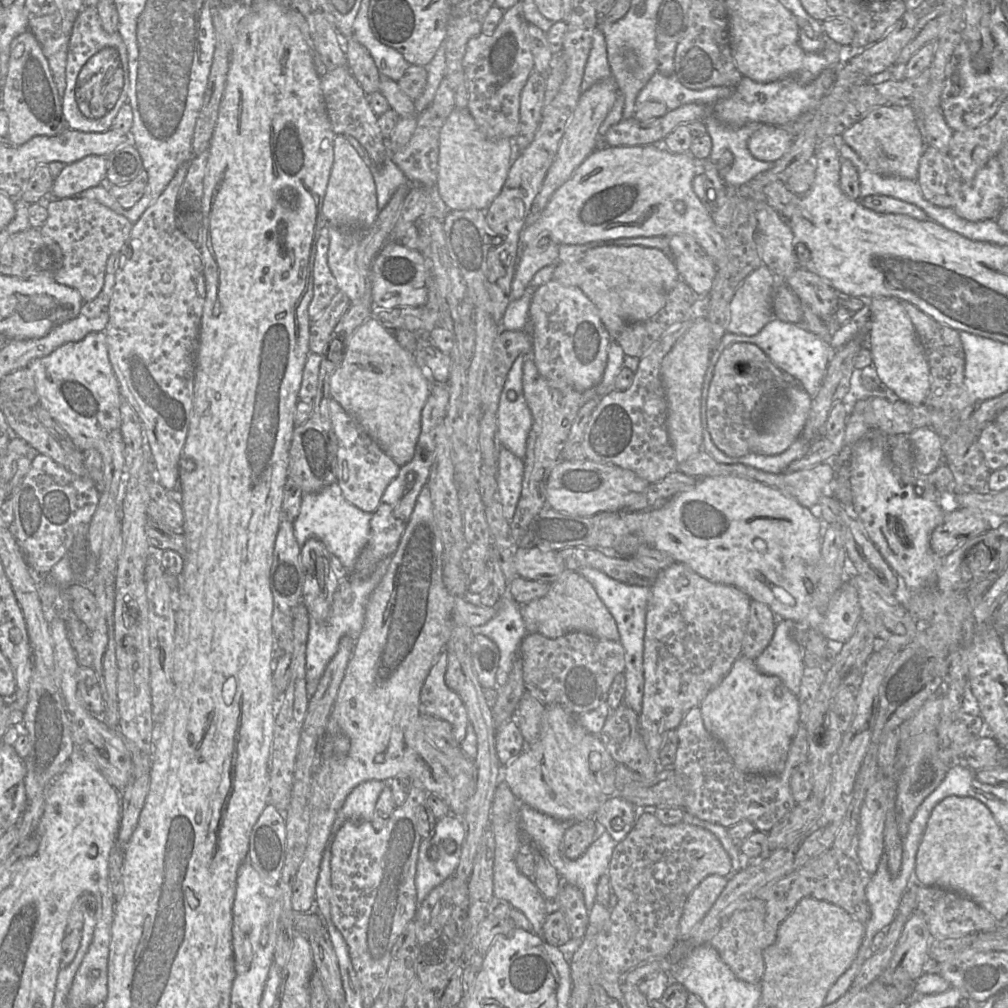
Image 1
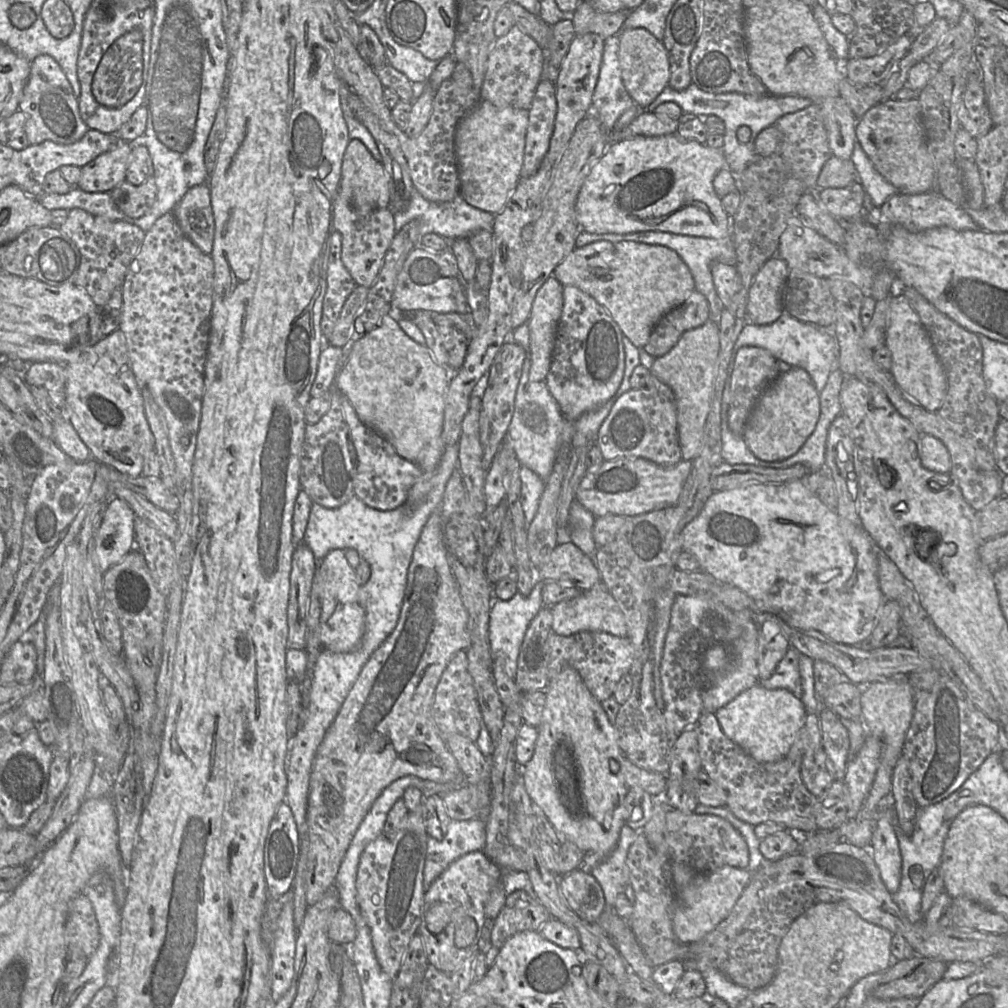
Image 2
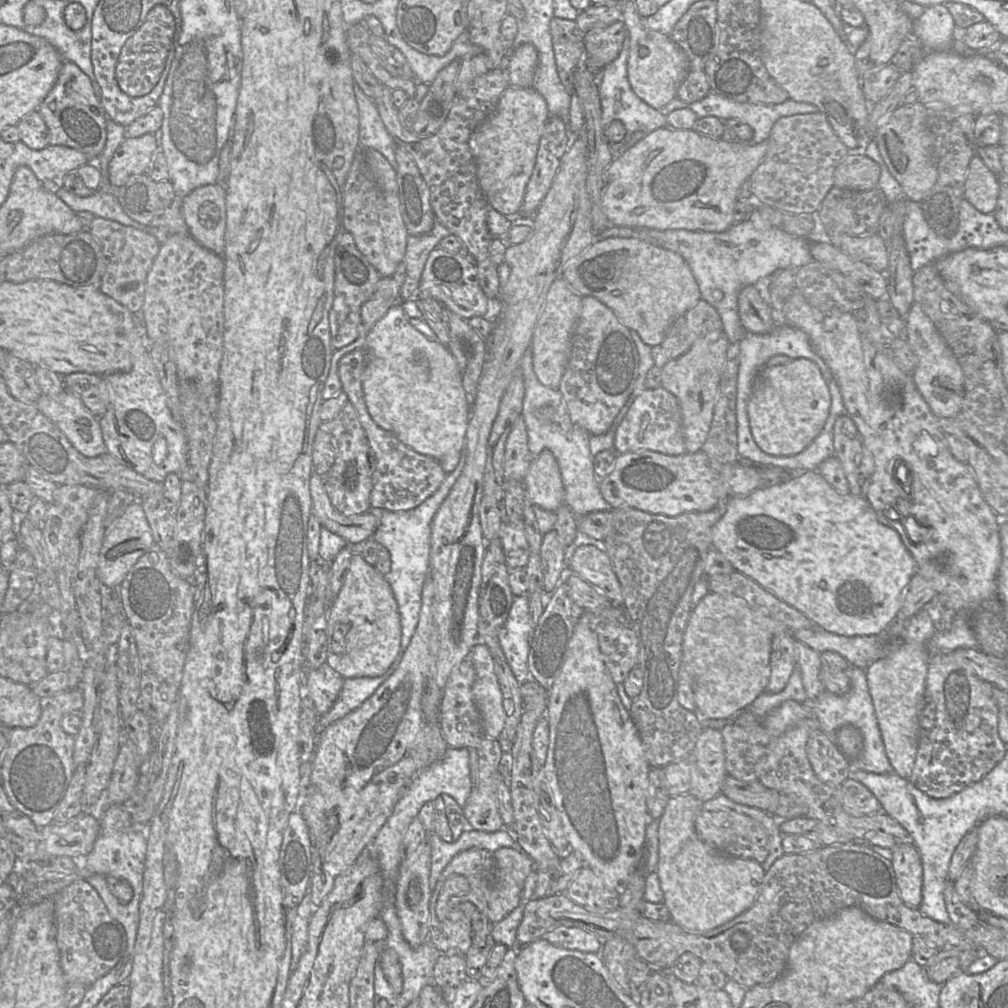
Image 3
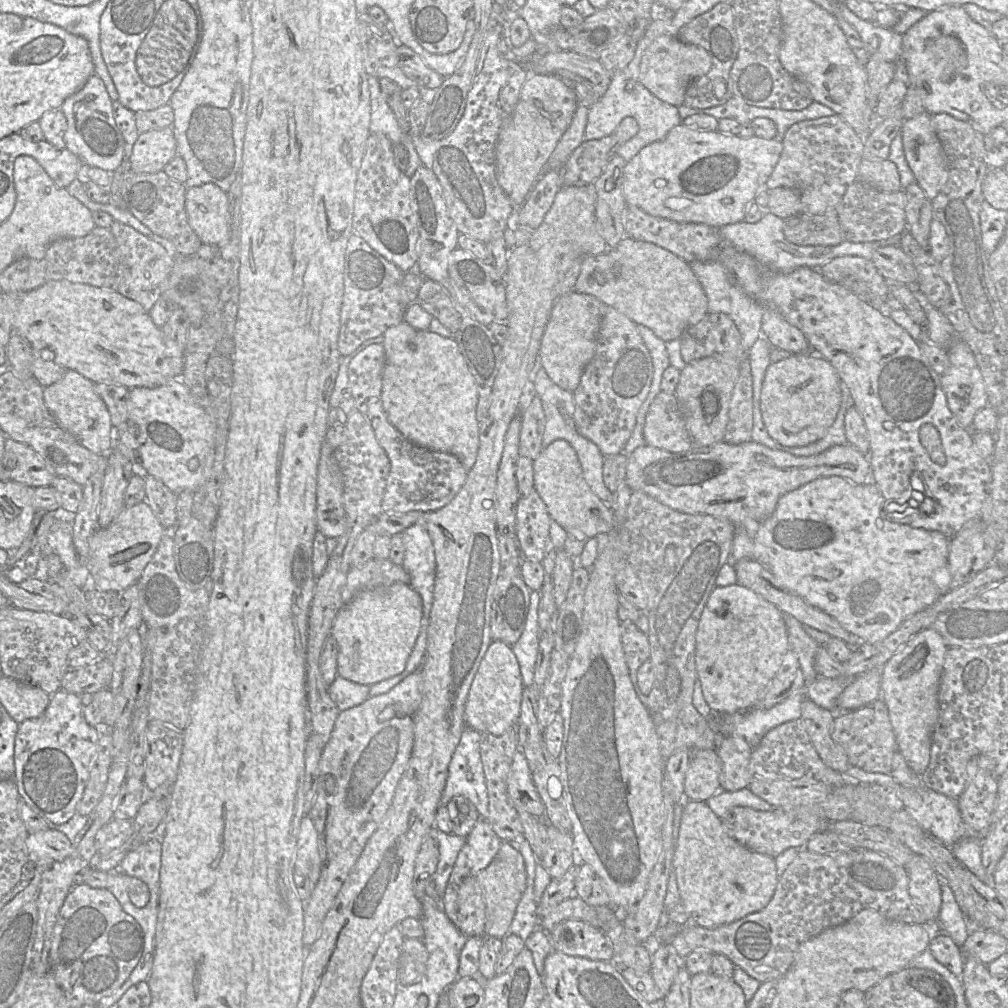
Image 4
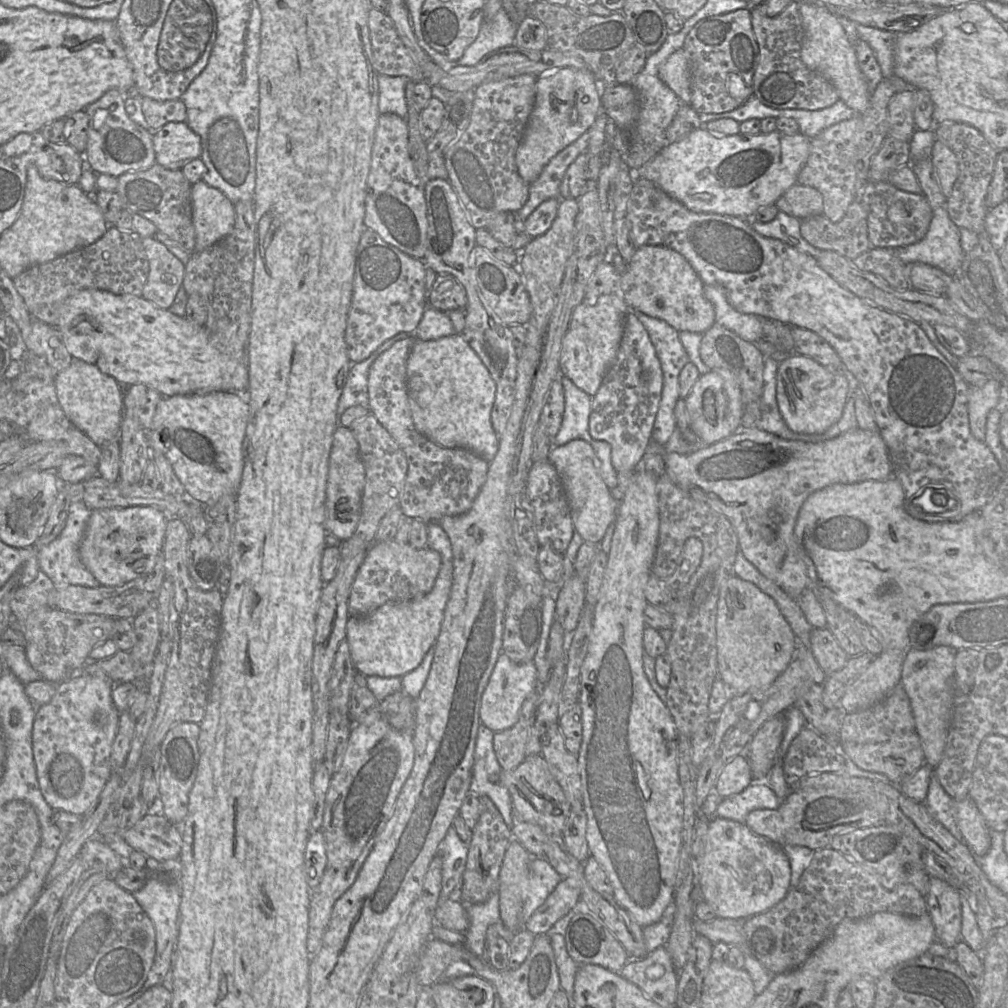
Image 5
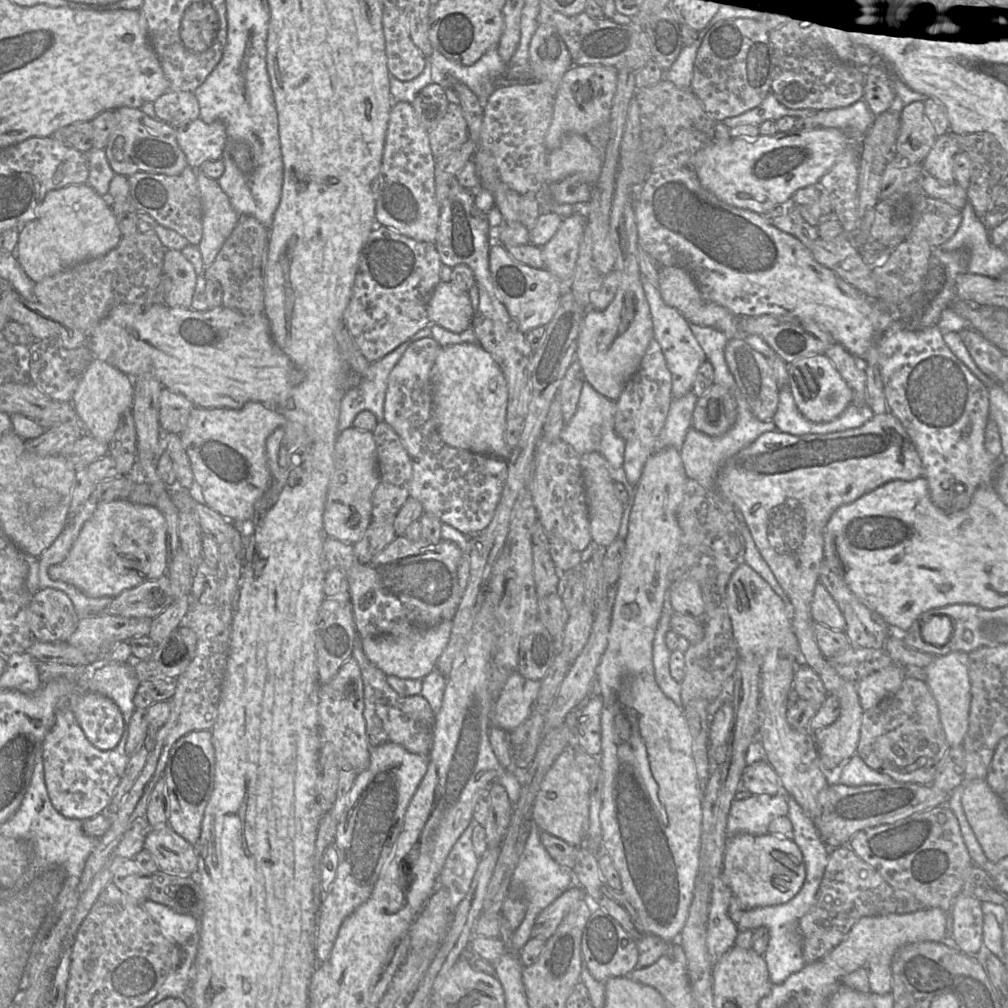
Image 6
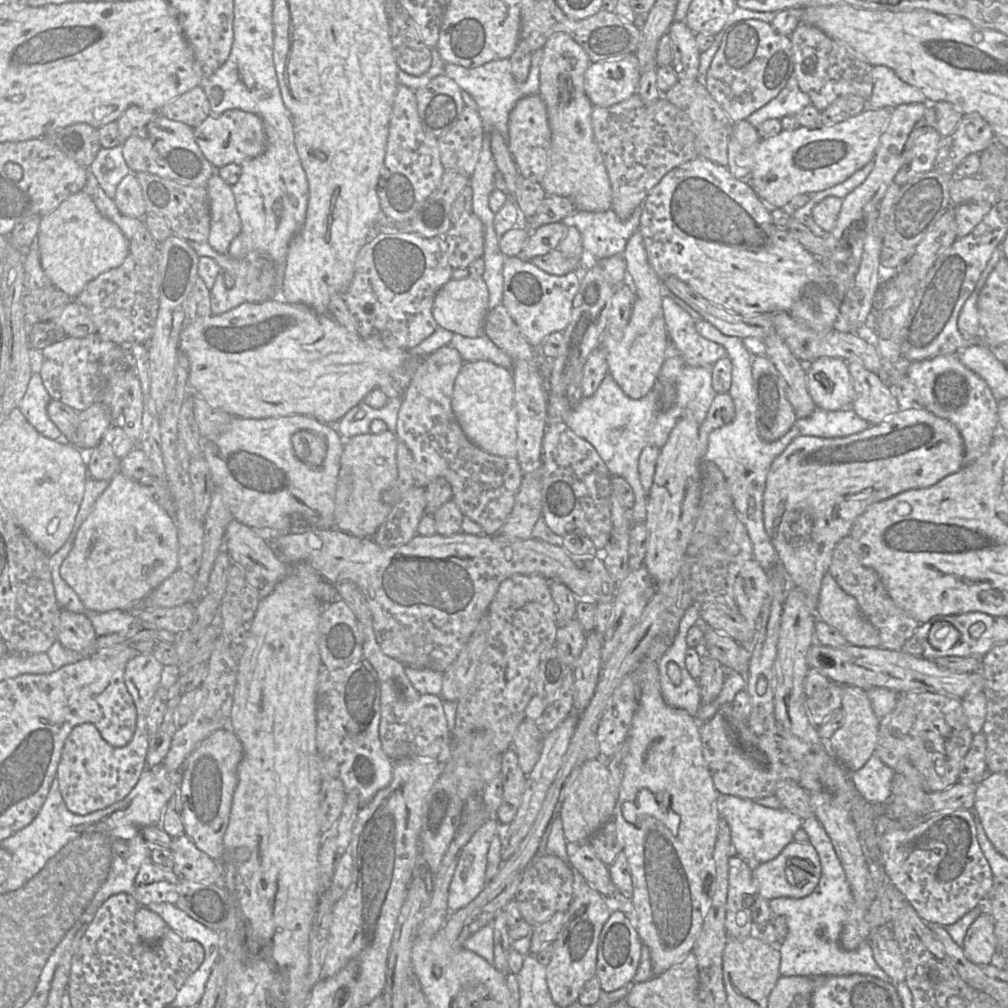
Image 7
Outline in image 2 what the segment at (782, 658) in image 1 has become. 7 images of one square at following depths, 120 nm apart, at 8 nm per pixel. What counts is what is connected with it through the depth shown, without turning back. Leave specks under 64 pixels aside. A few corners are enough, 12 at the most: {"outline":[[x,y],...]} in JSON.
{"outline":[[790,647],[766,689],[785,689],[801,699],[799,652]]}

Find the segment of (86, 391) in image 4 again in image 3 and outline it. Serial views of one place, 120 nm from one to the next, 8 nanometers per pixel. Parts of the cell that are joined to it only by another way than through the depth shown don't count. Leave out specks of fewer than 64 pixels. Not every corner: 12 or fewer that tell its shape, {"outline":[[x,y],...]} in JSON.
{"outline":[[66,389],[37,407],[81,454],[106,453],[99,419]]}

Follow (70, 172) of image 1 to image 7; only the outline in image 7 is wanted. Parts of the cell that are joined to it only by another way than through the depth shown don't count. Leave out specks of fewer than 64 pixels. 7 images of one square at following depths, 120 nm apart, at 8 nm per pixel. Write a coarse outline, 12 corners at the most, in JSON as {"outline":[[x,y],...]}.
{"outline":[[232,109],[194,128],[218,169],[264,153],[262,119]]}

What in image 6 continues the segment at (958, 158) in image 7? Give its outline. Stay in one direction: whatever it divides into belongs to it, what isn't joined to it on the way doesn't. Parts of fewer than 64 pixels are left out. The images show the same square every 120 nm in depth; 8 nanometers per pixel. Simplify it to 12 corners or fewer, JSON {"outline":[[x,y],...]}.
{"outline":[[958,135],[938,136],[921,164],[927,175],[954,182]]}

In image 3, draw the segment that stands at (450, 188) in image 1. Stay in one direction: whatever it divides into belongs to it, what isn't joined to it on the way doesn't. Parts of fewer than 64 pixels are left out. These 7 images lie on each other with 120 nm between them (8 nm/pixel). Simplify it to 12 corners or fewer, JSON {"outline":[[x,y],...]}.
{"outline":[[509,86],[471,134],[479,186],[521,212],[550,115],[533,87]]}

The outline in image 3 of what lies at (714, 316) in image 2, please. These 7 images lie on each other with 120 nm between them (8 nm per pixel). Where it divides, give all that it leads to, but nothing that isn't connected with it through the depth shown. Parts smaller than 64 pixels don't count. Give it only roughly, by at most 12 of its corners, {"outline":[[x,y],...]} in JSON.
{"outline":[[751,221],[724,232],[611,226],[682,256],[730,342],[738,296],[813,261],[809,239]]}

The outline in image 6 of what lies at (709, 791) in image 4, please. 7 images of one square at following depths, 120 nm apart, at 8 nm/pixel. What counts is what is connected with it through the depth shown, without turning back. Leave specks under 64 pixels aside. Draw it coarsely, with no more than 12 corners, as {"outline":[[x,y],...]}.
{"outline":[[764,760],[746,766],[742,785],[750,794],[788,794]]}

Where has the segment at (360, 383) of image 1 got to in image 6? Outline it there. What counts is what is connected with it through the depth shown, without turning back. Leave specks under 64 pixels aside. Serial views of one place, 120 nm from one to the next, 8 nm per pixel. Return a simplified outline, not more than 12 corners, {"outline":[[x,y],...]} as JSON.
{"outline":[[478,344],[441,347],[432,408],[452,447],[507,460],[508,387]]}

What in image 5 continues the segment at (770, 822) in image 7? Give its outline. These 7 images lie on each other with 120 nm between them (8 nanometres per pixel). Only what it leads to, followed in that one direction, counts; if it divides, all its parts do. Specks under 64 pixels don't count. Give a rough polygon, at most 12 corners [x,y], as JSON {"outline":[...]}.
{"outline":[[753,781],[720,799],[717,817],[745,823],[754,810],[781,801],[768,783]]}

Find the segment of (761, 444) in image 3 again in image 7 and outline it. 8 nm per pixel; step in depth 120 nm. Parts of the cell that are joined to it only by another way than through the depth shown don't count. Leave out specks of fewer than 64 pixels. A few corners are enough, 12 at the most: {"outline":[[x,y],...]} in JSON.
{"outline":[[820,357],[806,366],[817,408],[842,410],[855,390],[847,361]]}

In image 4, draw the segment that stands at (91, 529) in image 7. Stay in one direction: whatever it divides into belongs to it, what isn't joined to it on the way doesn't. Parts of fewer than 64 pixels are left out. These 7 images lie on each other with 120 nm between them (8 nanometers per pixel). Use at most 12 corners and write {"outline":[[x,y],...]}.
{"outline":[[145,501],[90,539],[95,588],[136,583],[166,530]]}

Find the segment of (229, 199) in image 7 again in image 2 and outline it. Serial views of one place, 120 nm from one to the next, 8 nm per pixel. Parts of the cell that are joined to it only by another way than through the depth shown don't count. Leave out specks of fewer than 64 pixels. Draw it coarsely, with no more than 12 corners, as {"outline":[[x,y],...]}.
{"outline":[[208,184],[173,210],[185,234],[210,254],[214,216]]}

